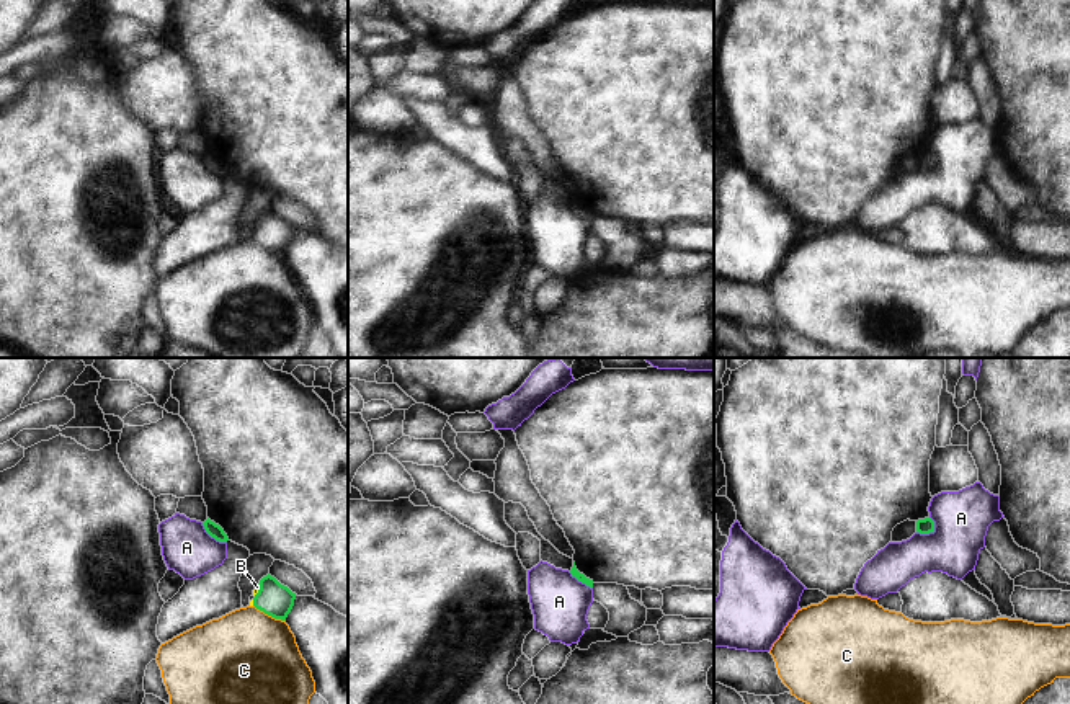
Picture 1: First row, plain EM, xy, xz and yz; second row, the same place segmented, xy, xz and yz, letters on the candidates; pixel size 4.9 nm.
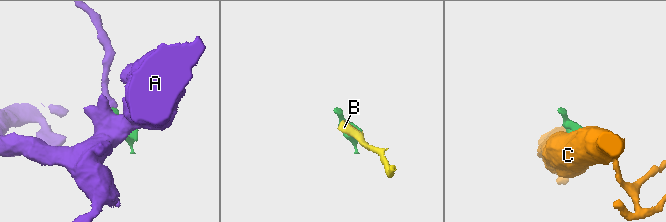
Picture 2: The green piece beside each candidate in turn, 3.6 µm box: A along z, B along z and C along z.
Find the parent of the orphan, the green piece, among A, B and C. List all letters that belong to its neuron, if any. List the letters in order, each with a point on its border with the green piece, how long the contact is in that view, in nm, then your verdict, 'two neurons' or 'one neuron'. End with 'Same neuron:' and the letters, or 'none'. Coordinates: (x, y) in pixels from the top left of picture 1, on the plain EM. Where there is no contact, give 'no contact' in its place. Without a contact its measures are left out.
A: contact yz (928, 167); length 110 nm; two neurons
B: contact xy (258, 224); length 70 nm; one neuron
C: contact xy (270, 249); length 180 nm; two neurons
Same neuron: B

